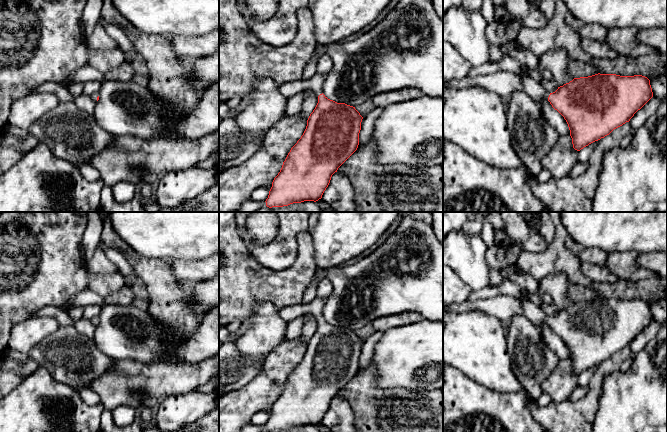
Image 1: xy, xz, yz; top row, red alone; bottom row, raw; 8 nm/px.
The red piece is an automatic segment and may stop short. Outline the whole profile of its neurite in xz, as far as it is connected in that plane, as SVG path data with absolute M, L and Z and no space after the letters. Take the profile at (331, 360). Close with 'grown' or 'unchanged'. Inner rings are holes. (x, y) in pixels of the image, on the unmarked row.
M316 297L308 304L292 305L279 309L279 316L286 322L289 322L297 317L305 314L312 314L318 321L318 327L310 338L307 344L306 353L297 365L297 367L291 372L282 392L278 399L272 406L272 411L269 415L268 422L266 423L266 430L283 431L293 427L301 427L304 425L318 425L322 422L322 419L328 411L332 399L337 396L338 392L357 374L359 369L359 357L361 354L361 346L363 341L355 333L355 331L347 329L345 327L337 327L328 323L323 318L323 309L326 304L327 298Z; grown

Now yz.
M505 278L499 286L486 286L473 291L468 301L490 298L498 295L510 295L519 299L523 307L523 315L534 325L546 323L566 344L573 372L580 375L589 368L609 359L614 353L629 346L652 321L650 304L642 299L620 300L616 298L595 298L588 301L574 302L569 307L558 311L553 316L547 316L543 310L529 299L525 299L520 286Z; grown

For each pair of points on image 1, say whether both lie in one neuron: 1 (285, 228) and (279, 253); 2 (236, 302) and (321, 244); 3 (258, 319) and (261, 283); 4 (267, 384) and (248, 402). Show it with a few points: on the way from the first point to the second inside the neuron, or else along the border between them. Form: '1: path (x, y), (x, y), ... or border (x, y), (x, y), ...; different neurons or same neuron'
1: path (285, 234), (282, 238), (282, 247); same neuron
2: border (310, 233), (314, 261), (317, 267); different neurons
3: border (278, 308), (268, 301), (262, 301), (243, 320); different neurons
4: path (262, 389), (253, 397); same neuron

